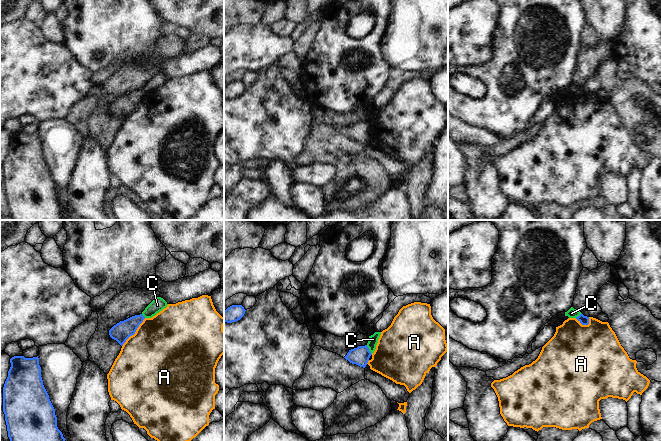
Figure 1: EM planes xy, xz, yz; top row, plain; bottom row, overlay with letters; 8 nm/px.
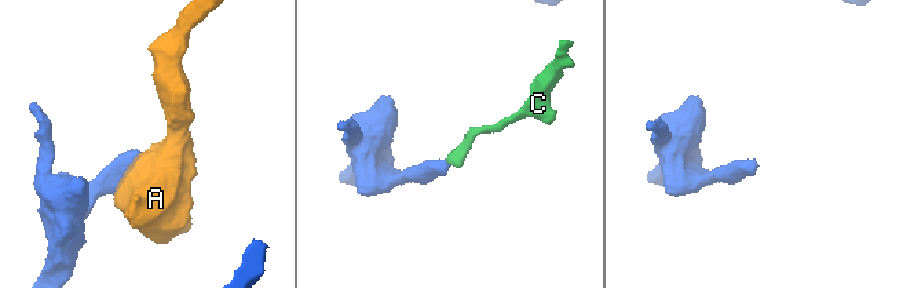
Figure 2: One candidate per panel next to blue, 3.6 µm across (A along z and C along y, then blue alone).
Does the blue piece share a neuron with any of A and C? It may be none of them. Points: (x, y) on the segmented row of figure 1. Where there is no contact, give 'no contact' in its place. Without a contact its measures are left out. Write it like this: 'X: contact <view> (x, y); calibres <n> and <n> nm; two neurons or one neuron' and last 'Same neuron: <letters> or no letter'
A: contact xy (134, 333); calibres 150 and 500 nm; two neurons
C: contact xz (368, 350); calibres 150 and 80 nm; two neurons
Same neuron: no letter

